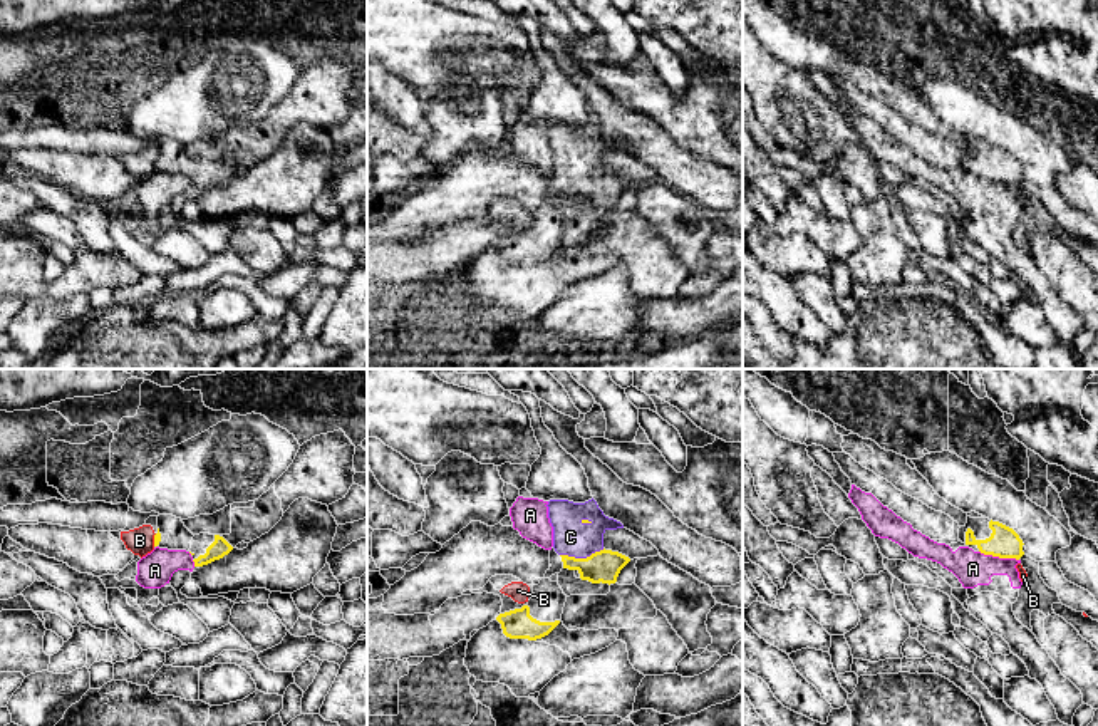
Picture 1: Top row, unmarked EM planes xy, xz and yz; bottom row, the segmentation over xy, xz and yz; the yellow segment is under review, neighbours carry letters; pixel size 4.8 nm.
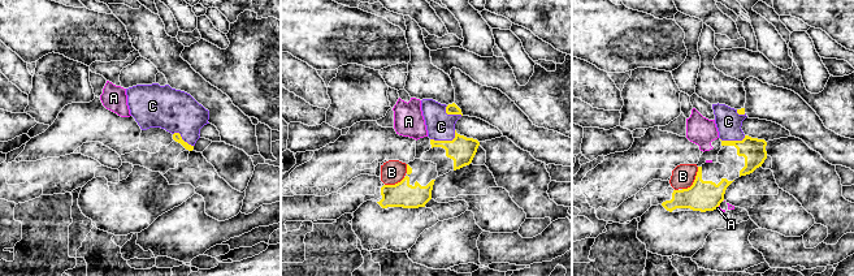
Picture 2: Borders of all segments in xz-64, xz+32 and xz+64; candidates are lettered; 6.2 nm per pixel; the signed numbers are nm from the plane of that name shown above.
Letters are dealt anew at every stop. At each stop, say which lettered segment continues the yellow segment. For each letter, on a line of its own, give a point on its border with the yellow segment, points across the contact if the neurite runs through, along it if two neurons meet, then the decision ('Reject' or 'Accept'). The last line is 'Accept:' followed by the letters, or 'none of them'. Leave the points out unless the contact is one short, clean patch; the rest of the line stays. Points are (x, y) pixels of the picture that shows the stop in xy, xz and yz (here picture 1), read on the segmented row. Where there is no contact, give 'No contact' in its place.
A: Touches yellow at yz (999, 557). Boundary: yz (979, 550), (1018, 560). Reject
B: Touches yellow at xy (155, 540). Boundary: xy (156, 534), (153, 545). Reject
C: Touches yellow at xz (582, 559). Path across: xz (604, 565), (582, 559), (582, 549), (570, 537). Accept
Accept: C

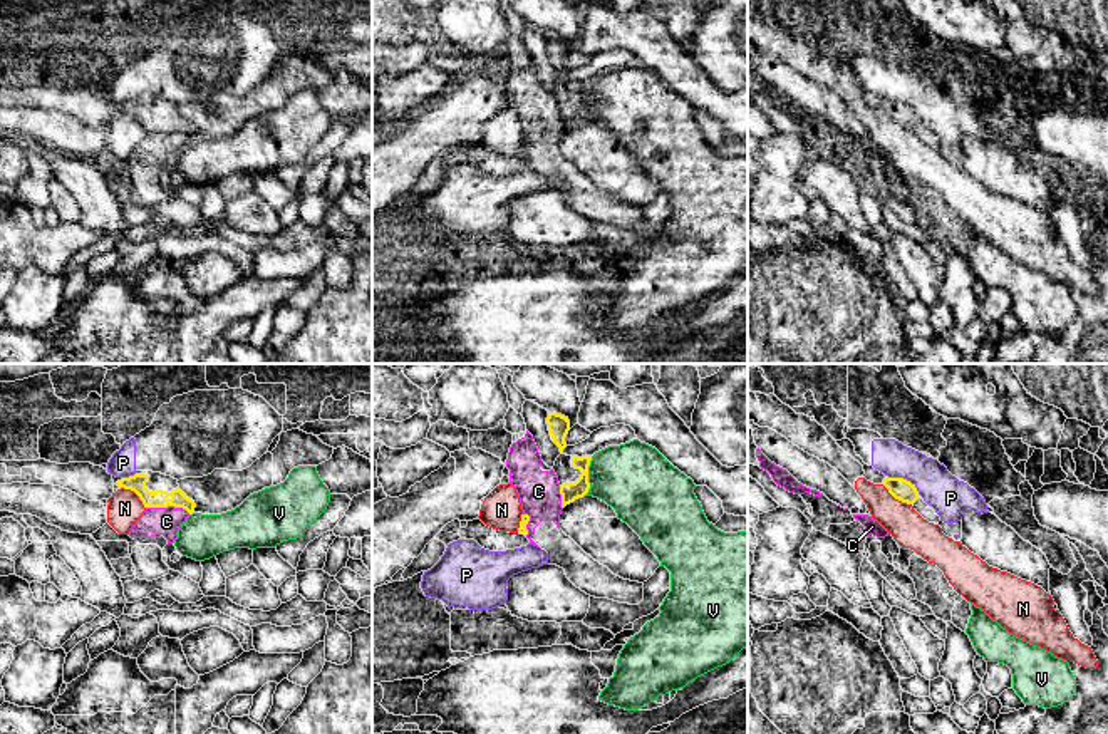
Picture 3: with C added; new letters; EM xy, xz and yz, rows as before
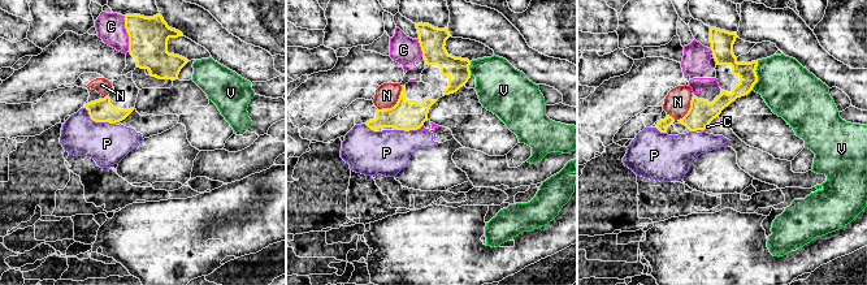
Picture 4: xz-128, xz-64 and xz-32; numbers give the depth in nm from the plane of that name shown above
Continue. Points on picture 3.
C: Touches yellow at xy (168, 505). Boundary: xy (146, 506), (181, 506), (190, 513). Reject
N: Touches yellow at yz (897, 498). Boundary: yz (882, 485), (895, 498), (911, 505). Reject
P: Touches yellow at yz (902, 478). Boundary: yz (887, 475), (906, 478), (919, 493). Reject
V: Touches yellow at xz (587, 476). Boundary: xz (592, 456), (589, 490), (584, 495). Reject
Accept: none of them

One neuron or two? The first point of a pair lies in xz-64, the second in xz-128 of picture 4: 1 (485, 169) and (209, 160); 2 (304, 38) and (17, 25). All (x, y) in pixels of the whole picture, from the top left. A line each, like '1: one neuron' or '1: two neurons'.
1: one neuron
2: one neuron

